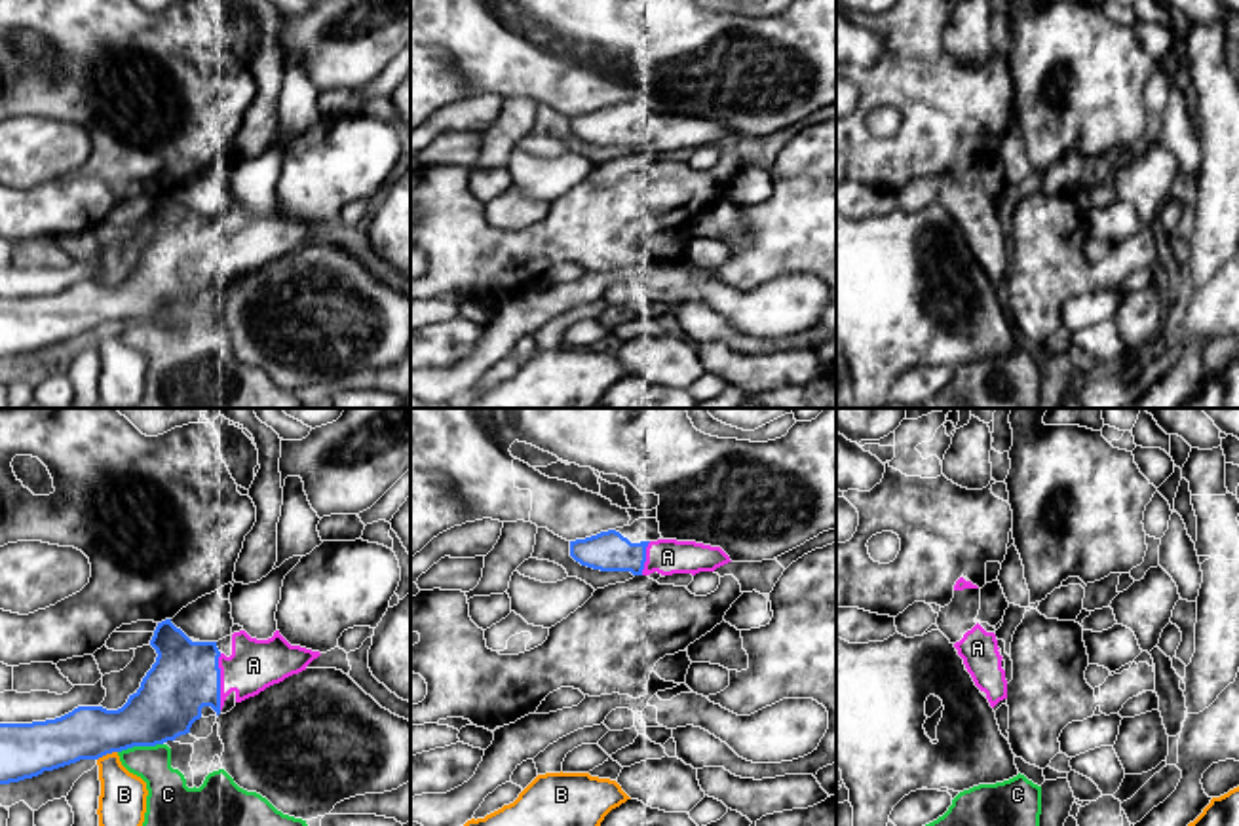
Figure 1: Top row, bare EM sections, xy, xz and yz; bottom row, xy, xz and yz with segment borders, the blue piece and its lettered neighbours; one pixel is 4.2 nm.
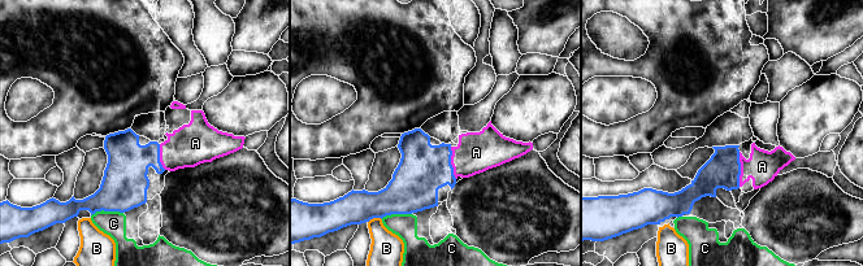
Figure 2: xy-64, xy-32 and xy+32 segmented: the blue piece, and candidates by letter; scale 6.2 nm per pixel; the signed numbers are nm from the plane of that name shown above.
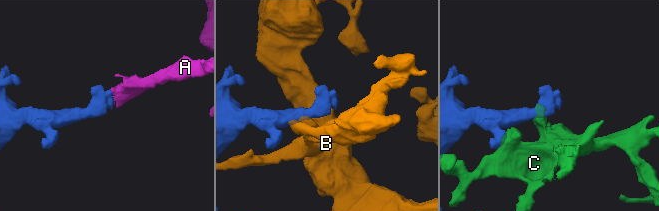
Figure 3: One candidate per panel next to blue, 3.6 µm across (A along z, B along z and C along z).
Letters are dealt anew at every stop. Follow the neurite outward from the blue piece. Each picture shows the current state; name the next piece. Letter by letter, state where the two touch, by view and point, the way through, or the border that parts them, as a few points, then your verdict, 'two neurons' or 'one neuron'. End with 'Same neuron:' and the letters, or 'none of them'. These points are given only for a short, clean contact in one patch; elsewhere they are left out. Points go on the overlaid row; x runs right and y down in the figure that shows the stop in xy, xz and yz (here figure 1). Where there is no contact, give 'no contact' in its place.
A: contact xy (219, 682); one neuron
B: contact xy (107, 752); two neurons
C: contact xy (139, 745); two neurons
Same neuron: A

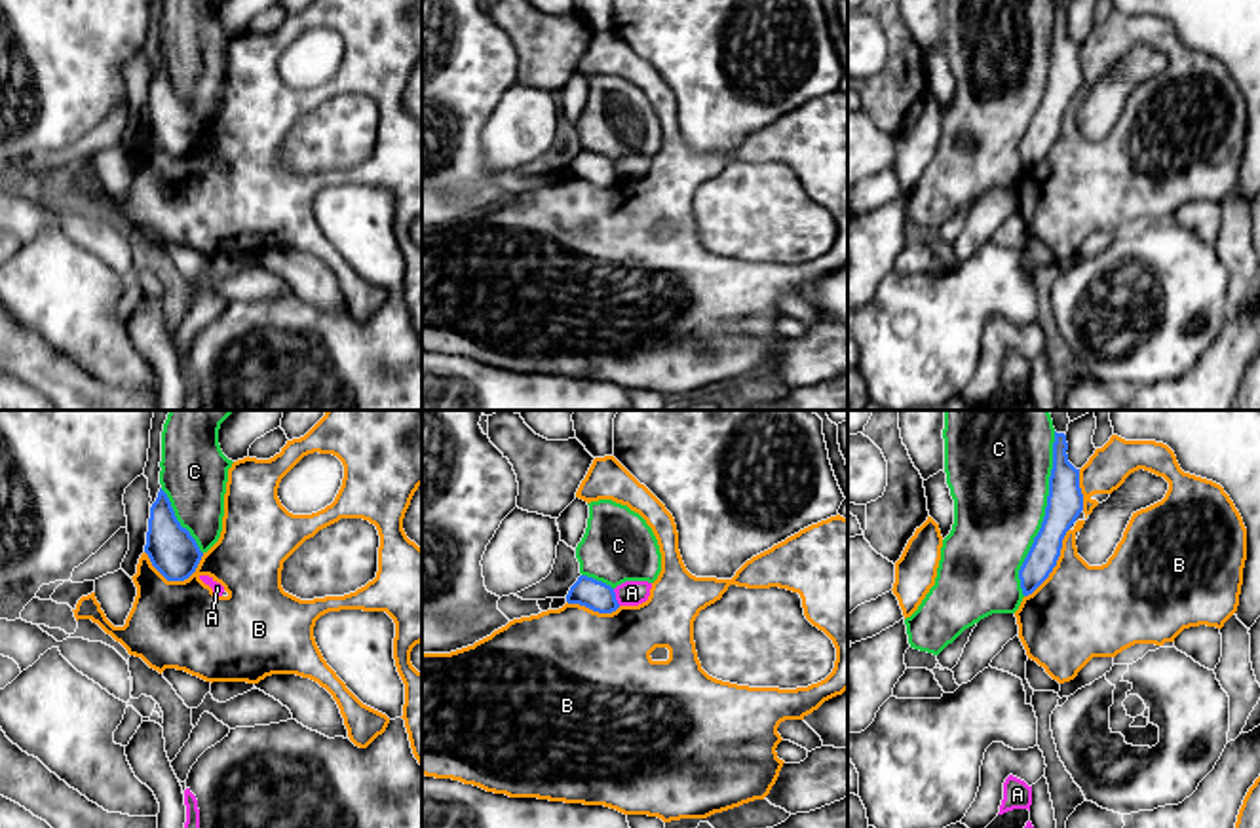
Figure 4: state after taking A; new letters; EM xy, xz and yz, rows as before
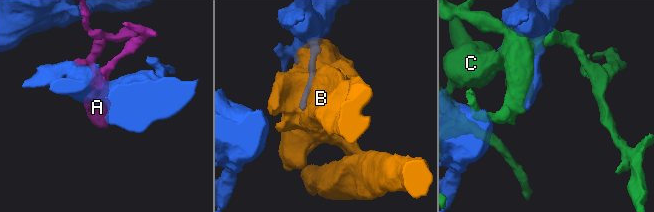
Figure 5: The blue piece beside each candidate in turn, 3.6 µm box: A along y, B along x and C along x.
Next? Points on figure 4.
A: contact xz (614, 597); two neurons
B: contact xy (175, 580); two neurons
C: contact yz (1046, 513); two neurons
Same neuron: none of them

